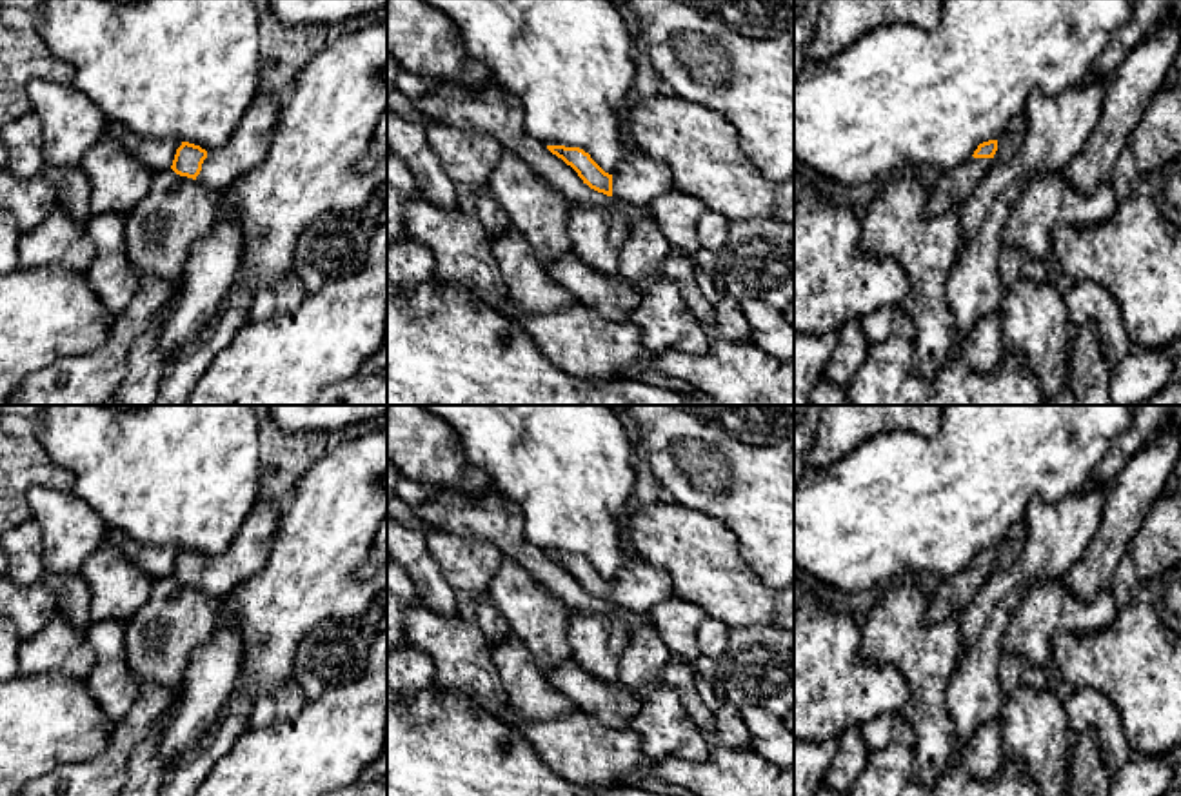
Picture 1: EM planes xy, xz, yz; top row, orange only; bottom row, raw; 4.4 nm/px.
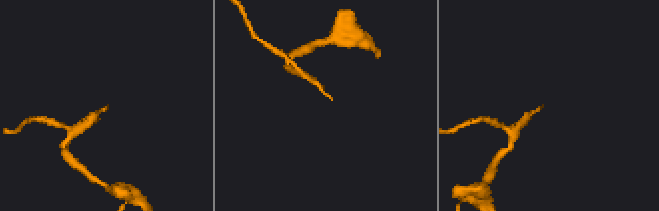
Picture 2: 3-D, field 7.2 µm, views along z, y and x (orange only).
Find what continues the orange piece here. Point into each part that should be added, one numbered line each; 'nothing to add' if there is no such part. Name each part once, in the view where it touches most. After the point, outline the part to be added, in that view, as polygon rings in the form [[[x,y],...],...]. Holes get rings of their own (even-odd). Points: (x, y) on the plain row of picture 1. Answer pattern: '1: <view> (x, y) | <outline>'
1: xy (248, 555) | [[[258,494],[229,549],[218,558],[207,560],[196,589],[216,605],[240,583],[260,574],[269,560],[280,514],[282,507]]]

